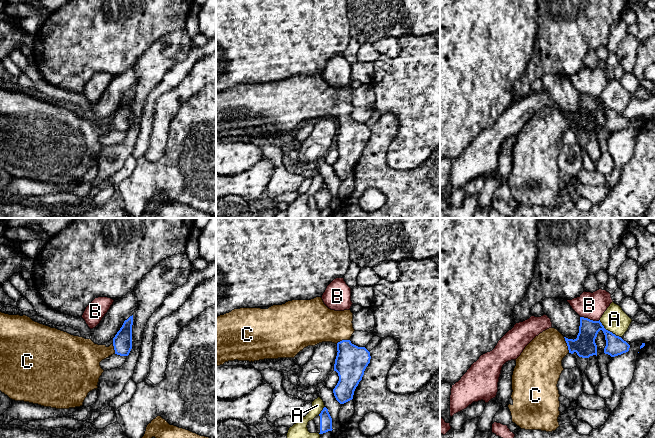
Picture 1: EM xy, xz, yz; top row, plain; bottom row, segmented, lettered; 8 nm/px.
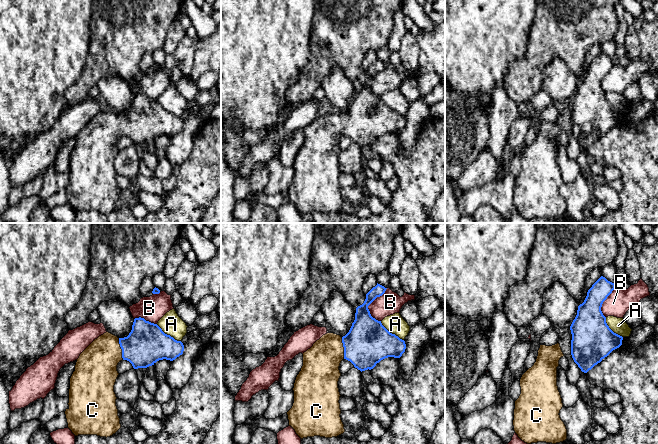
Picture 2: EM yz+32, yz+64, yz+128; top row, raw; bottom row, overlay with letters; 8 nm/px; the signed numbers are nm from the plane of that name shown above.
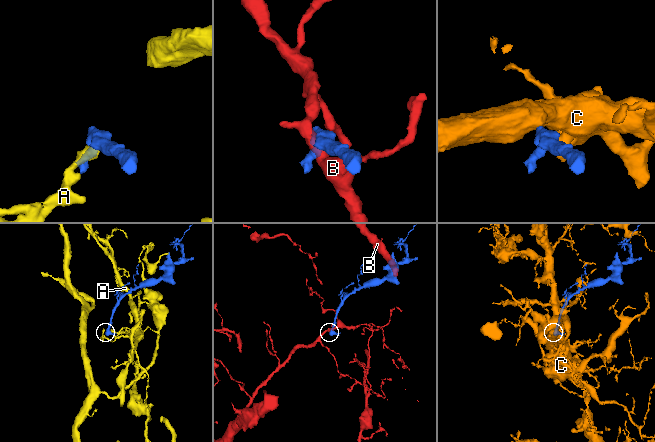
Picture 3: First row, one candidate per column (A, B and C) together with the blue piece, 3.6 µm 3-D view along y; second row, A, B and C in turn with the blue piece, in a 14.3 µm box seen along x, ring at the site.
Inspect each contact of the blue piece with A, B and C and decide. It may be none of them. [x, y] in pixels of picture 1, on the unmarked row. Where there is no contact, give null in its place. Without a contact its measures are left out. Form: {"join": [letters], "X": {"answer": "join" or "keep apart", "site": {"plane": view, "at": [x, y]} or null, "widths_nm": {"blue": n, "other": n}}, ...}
{"join": ["C"], "A": {"answer": "keep apart", "site": {"plane": "yz", "at": [609, 107]}, "widths_nm": {"blue": 180, "other": 200}}, "B": {"answer": "keep apart", "site": {"plane": "yz", "at": [589, 95]}, "widths_nm": {"blue": 180, "other": 220}}, "C": {"answer": "join", "site": {"plane": "yz", "at": [567, 121]}, "widths_nm": {"blue": 180, "other": 340}}}

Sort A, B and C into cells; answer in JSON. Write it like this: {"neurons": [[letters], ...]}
{"neurons": [["A"], ["B"], ["C"]]}

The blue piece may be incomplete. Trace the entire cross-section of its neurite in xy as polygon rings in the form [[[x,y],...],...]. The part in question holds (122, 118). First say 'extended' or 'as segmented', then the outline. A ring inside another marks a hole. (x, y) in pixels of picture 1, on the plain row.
extended; [[[0,88],[0,167],[12,176],[44,183],[80,183],[88,169],[98,164],[99,154],[104,148],[100,138],[113,130],[129,131],[132,101],[133,91],[124,97],[113,119],[107,123],[40,100],[26,91]]]

